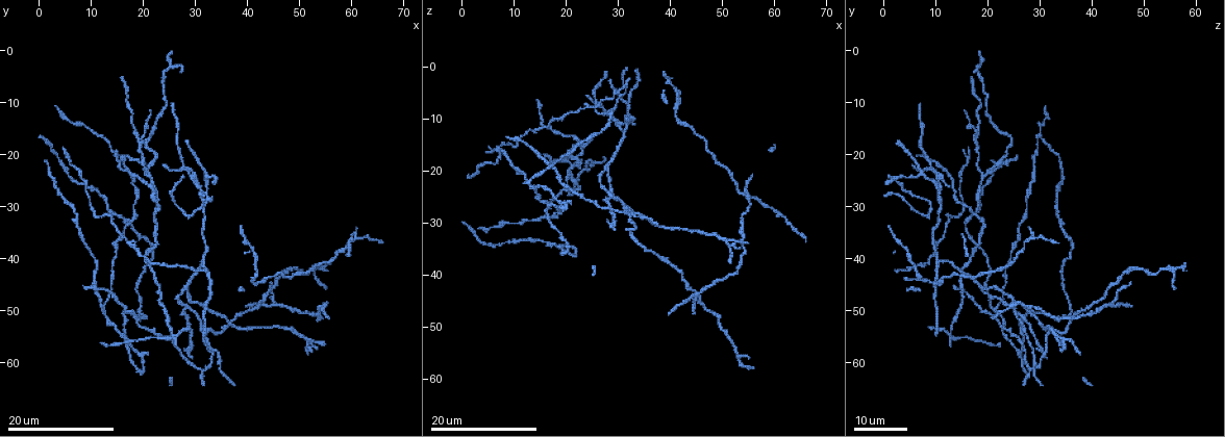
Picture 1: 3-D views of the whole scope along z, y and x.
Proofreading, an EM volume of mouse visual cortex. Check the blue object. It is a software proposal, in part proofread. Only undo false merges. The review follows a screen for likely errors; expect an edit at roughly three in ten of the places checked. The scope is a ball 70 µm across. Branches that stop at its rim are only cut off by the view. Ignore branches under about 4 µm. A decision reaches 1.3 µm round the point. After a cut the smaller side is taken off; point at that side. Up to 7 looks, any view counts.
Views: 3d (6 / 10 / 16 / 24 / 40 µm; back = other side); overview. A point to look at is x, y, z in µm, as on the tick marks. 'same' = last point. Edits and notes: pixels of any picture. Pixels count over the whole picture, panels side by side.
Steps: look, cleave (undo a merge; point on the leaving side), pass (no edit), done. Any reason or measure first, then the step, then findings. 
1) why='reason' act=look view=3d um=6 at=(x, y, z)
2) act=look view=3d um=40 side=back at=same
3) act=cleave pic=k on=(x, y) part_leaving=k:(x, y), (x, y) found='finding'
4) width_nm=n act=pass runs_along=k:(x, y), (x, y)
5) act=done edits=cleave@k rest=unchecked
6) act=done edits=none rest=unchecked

why='arms part here' act=look view=3d um=16 at=(45.5, 44.5, 45.5)

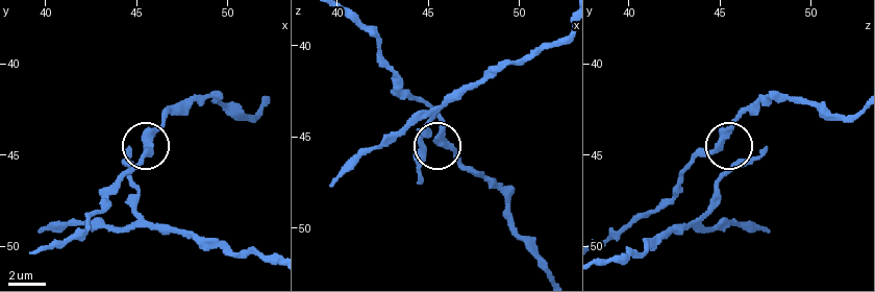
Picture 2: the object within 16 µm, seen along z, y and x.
why='closer look' act=look view=3d um=6 at=(45.5, 44.7, 45.0)

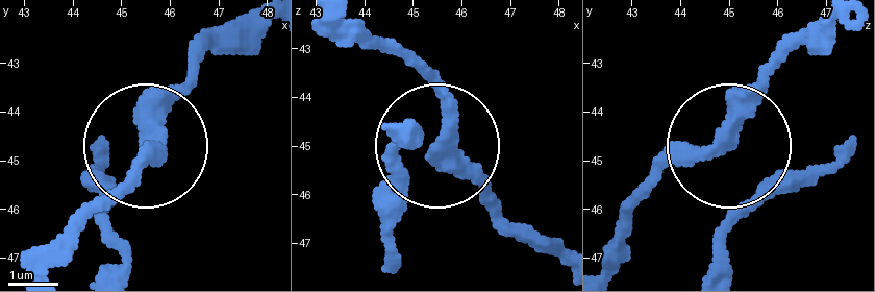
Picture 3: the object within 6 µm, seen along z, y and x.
act=look view=3d um=6 side=back at=(45.55, 44.55, 45.05)

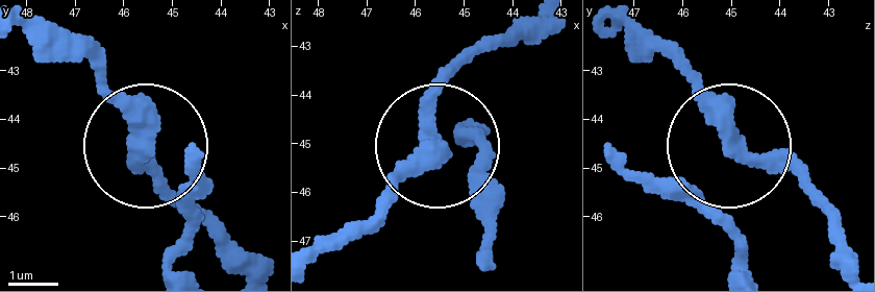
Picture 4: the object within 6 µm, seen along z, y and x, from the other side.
side_arm_um=20 act=pass runs_along=4:(231, 264), (157, 189), (141, 126), (74, 44) found='all the same neuron'

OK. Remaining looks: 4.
why='arms part here' act=look view=3d um=24 at=(45.0, 48.5, 44.0)

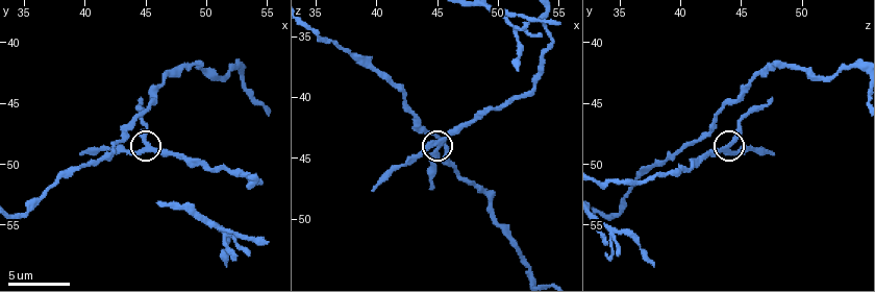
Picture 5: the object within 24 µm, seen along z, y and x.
act=look view=3d um=10 at=(44.8, 48.8, 43.8)

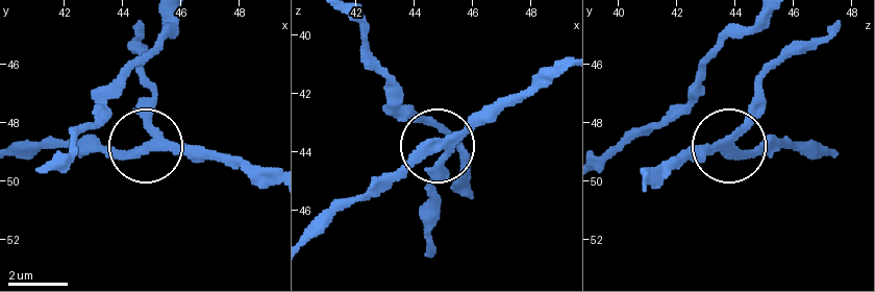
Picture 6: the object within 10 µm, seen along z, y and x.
arms=3 act=pass found='continuous, no second neuron'

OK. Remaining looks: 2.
why='arms part here' act=look view=3d um=16 at=(33.0, 60.0, 30.0)

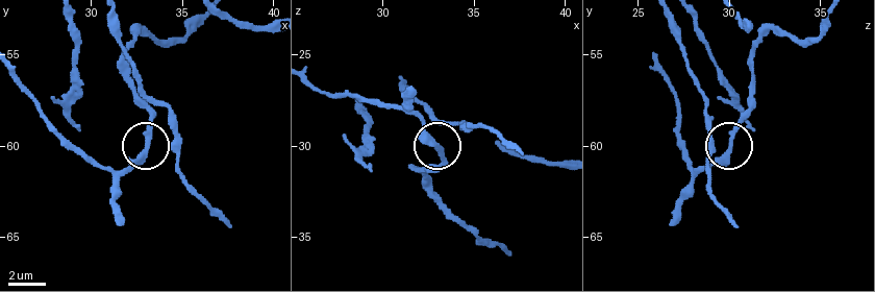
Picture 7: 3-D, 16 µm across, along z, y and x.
act=look view=3d um=6 at=(33.1, 59.8, 30.1)

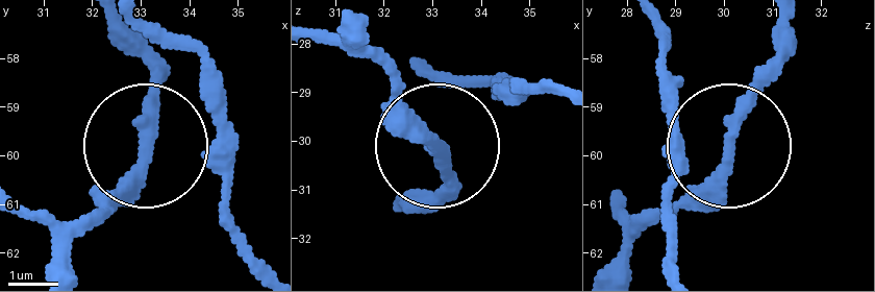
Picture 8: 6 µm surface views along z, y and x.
arms=3 act=pass found='all the same neuron'

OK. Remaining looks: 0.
act=done edits=none rest=unchecked

